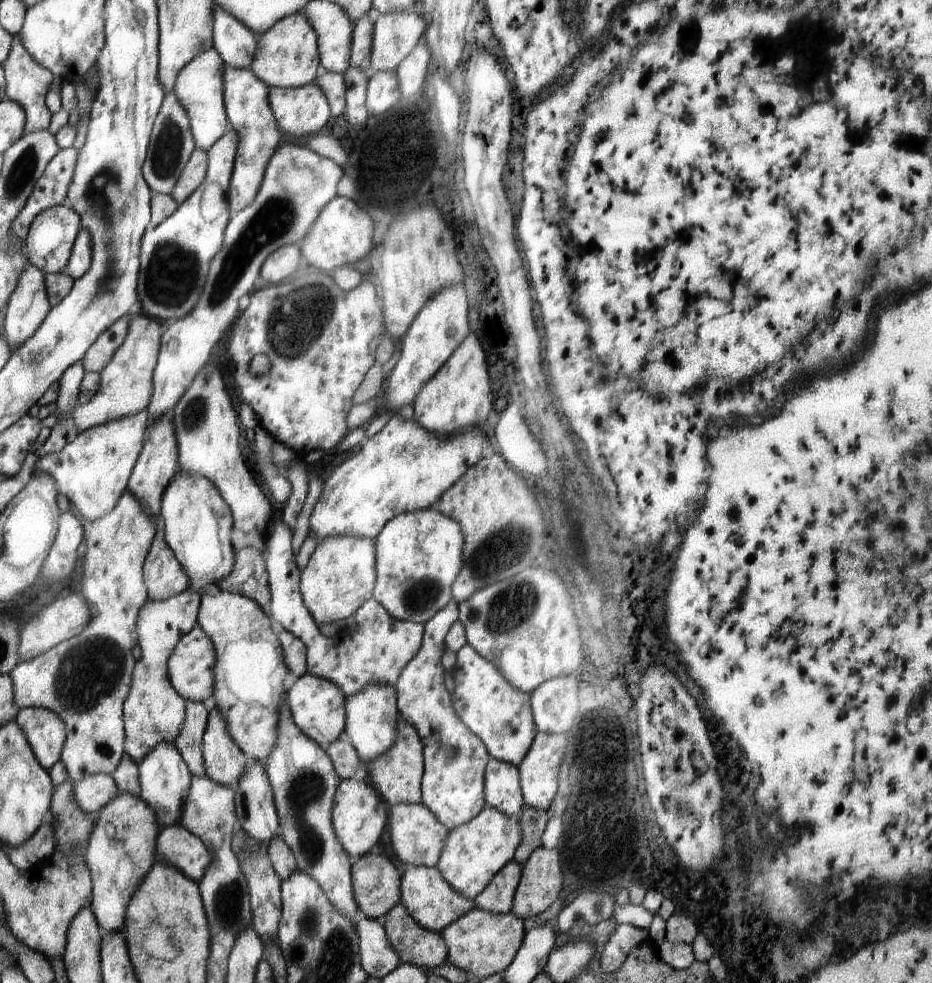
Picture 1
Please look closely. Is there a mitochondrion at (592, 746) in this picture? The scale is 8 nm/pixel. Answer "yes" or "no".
yes

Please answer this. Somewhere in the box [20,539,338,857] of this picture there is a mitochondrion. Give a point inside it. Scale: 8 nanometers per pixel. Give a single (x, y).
(91, 672)

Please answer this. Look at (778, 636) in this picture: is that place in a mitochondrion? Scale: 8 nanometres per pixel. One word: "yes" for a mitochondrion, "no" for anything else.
no

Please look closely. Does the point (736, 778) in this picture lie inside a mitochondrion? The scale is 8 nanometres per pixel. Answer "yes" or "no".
no

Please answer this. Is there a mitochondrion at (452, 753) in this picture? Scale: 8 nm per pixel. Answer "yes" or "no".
yes

